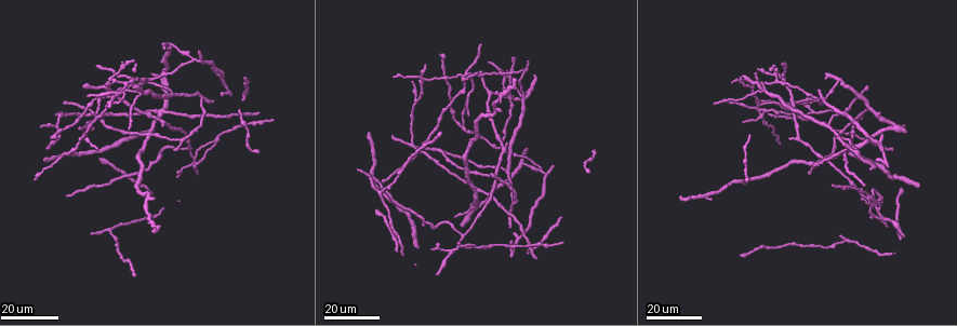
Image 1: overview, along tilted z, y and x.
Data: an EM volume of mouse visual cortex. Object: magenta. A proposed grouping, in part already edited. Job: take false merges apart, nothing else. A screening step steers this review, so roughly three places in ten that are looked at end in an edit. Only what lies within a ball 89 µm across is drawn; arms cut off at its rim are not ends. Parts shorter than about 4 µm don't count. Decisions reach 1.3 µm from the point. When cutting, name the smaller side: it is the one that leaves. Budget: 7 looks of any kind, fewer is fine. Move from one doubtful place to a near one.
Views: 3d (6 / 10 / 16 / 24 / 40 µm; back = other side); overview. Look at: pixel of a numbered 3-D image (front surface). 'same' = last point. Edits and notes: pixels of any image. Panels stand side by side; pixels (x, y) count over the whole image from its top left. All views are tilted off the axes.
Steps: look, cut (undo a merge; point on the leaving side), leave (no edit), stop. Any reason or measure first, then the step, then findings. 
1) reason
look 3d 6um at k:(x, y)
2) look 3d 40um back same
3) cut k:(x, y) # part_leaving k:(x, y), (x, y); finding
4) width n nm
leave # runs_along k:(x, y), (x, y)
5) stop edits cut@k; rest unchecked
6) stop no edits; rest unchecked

three-way junction
look 3d 16um at 1:(467, 93)

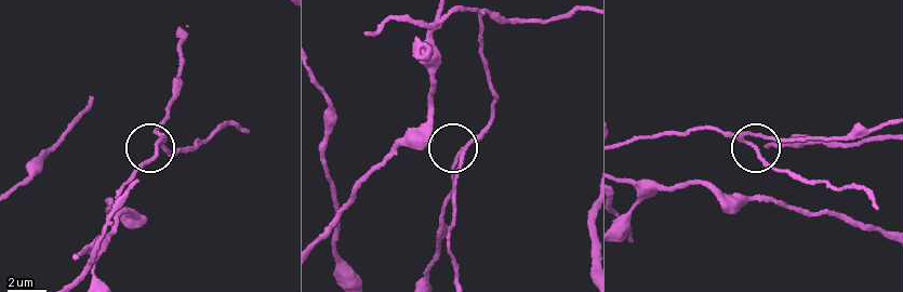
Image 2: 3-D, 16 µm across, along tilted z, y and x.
look 3d 6um at 2:(757, 149)

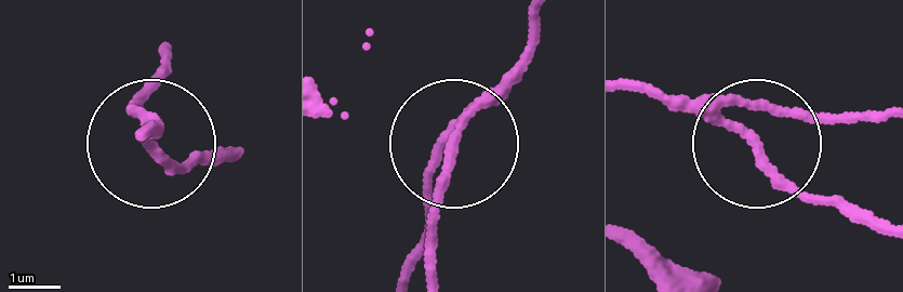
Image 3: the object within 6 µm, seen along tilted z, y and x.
arms 3
leave # continuous, no second neuron

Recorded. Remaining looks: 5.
looks like a crossing
look 3d 16um at 1:(761, 111)

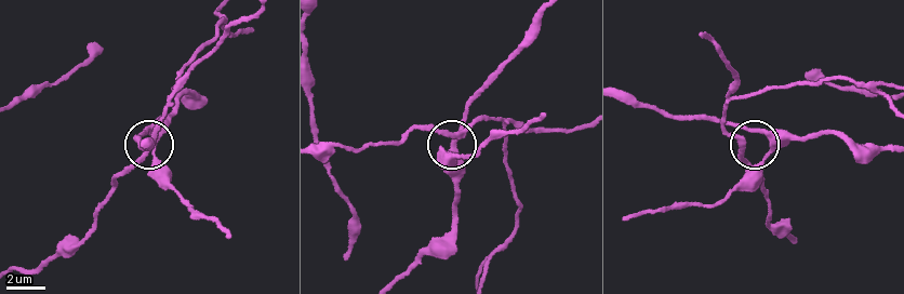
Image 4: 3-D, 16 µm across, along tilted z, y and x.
look 3d 10um at 4:(460, 136)

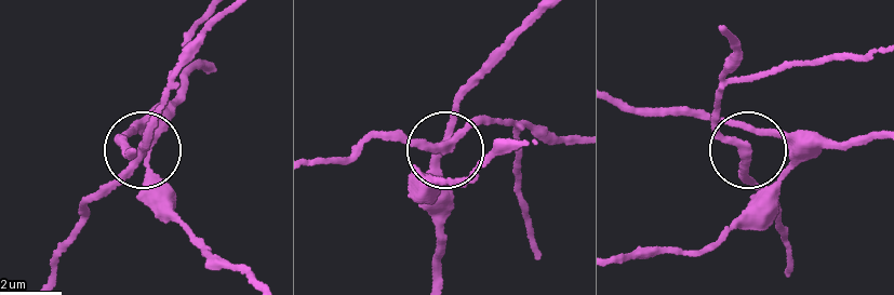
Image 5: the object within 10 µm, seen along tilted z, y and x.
side_arm 31 um; arms 4
leave # all the same neuron

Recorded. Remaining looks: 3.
look 3d 16um at 1:(466, 212)

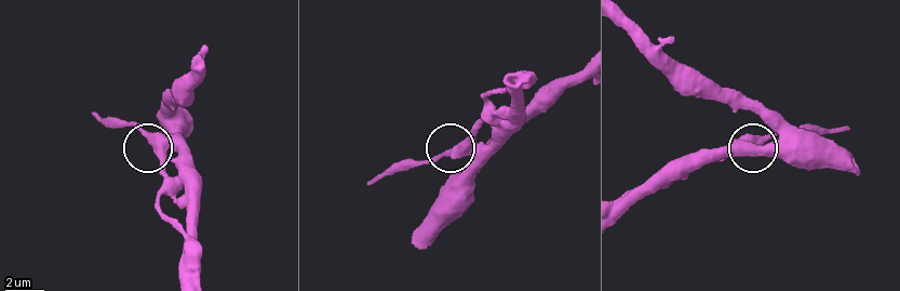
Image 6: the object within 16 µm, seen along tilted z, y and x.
look 3d 10um at 6:(460, 149)

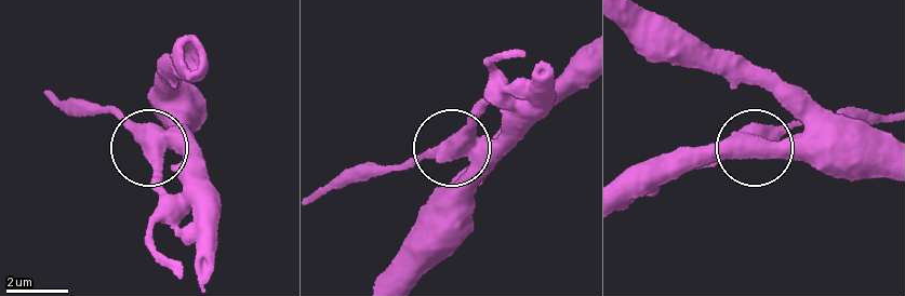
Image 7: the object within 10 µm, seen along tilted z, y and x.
leave # one neuron here

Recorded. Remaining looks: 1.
stop no edits; rest unchecked

